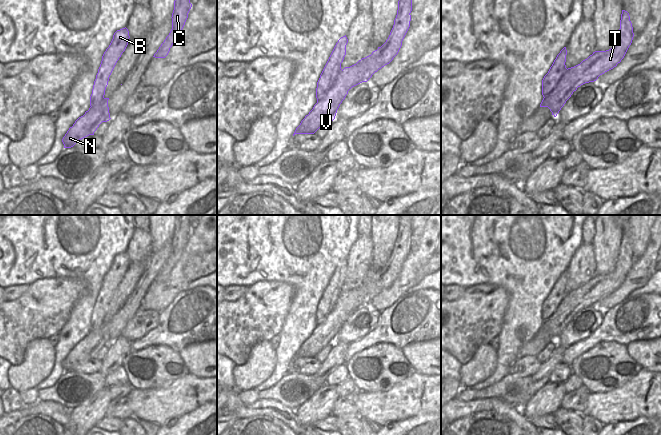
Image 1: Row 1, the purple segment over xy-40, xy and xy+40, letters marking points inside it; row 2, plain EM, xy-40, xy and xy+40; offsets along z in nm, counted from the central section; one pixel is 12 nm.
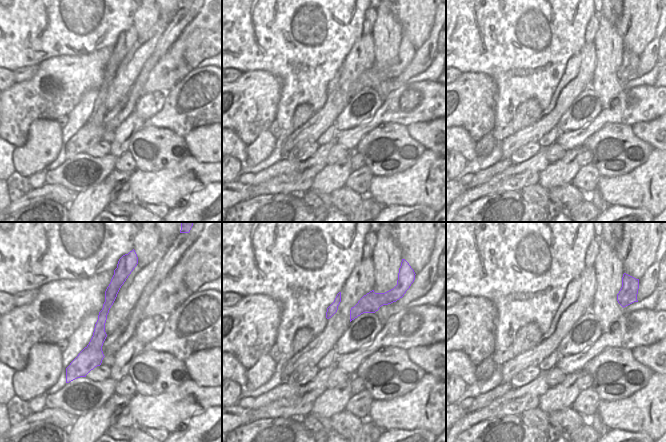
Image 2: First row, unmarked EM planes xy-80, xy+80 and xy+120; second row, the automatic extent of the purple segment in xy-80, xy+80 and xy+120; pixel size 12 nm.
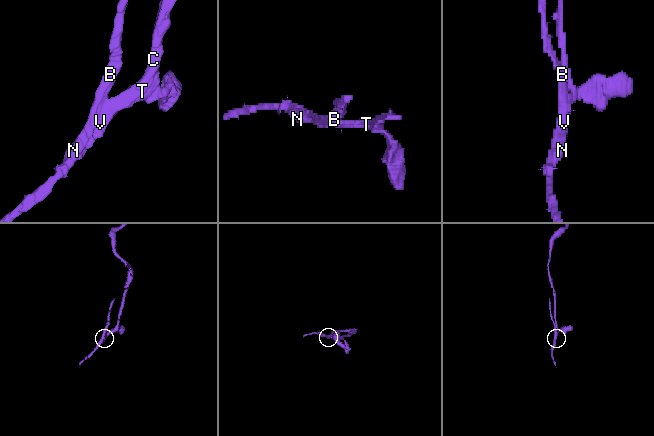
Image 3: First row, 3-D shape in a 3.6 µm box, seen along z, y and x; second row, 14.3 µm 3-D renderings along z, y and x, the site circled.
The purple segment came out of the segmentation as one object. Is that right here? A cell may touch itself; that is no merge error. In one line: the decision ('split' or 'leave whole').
split

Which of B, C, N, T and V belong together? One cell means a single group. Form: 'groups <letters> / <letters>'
groups B / C N T V

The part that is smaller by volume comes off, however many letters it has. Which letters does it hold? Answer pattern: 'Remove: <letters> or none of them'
Remove: B

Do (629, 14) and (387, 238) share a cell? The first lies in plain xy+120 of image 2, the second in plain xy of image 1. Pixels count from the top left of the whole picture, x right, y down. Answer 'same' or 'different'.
different

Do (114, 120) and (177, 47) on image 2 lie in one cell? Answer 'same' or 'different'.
different

